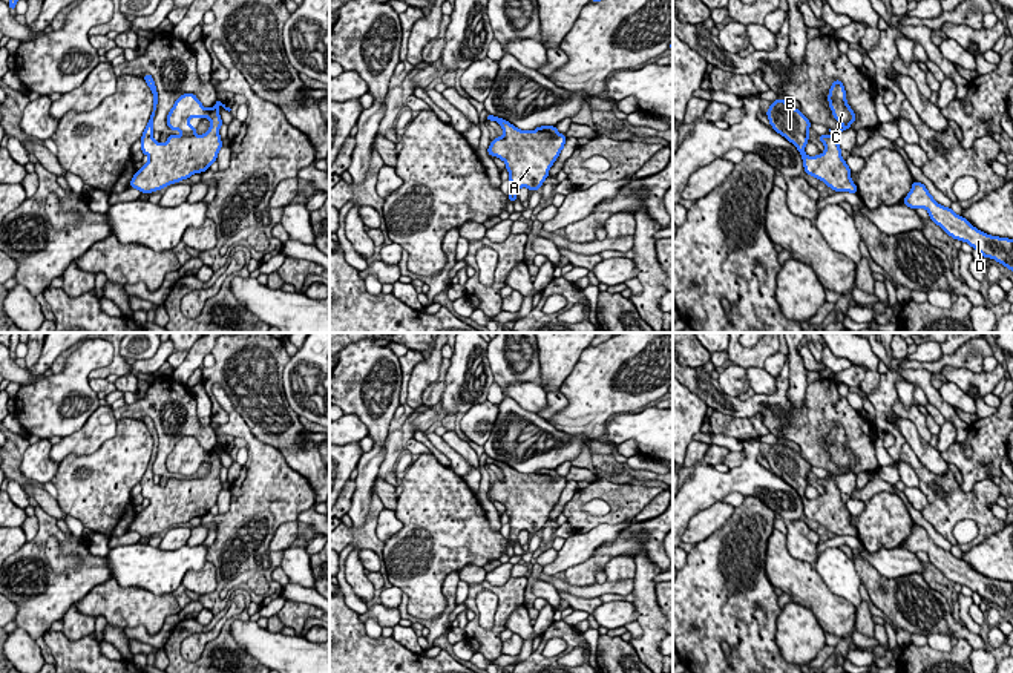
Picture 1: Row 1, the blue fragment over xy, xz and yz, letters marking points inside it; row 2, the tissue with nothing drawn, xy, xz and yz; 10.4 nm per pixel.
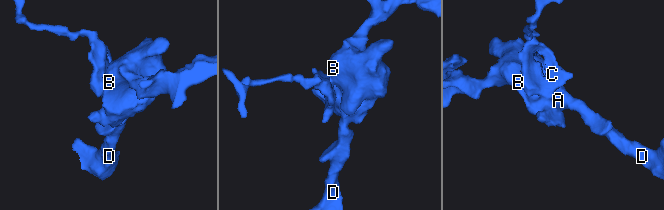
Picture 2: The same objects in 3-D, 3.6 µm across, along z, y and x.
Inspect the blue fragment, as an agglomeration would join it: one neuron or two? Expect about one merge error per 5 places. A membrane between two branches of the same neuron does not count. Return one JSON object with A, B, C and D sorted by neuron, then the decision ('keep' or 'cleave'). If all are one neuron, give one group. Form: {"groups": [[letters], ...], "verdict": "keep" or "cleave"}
{"groups": [["A", "B", "C", "D"]], "verdict": "keep"}

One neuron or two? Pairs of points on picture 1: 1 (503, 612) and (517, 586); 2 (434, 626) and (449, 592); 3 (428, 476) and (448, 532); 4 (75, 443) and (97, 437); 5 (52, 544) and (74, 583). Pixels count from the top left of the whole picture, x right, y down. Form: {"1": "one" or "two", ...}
{"1": "one", "2": "one", "3": "one", "4": "one", "5": "two"}

